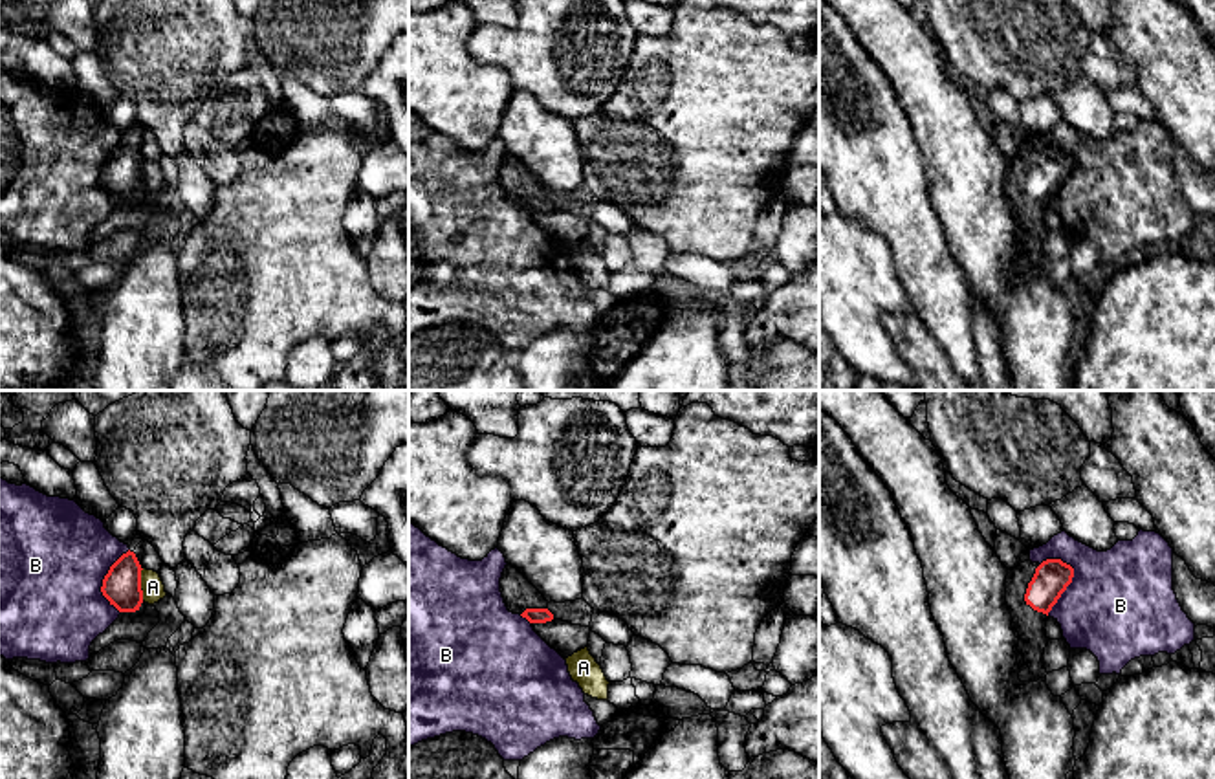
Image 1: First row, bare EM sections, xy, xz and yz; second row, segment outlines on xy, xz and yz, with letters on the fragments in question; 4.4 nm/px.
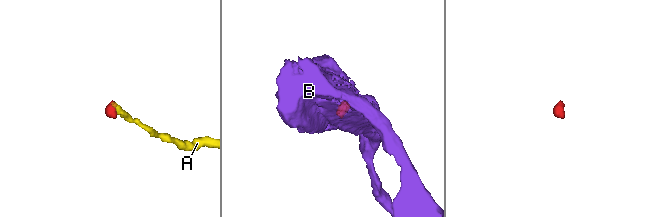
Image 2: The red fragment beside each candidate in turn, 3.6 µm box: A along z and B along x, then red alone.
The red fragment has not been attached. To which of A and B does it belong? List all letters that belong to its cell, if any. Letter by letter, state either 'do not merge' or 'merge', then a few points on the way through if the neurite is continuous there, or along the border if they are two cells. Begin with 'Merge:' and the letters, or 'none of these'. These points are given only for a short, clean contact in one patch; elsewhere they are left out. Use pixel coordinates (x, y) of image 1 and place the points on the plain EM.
Merge: none of these
A: do not merge; border along xy (143, 158), (142, 189)
B: do not merge; border along yz (1060, 147), (1072, 158), (1072, 171), (1047, 204)

